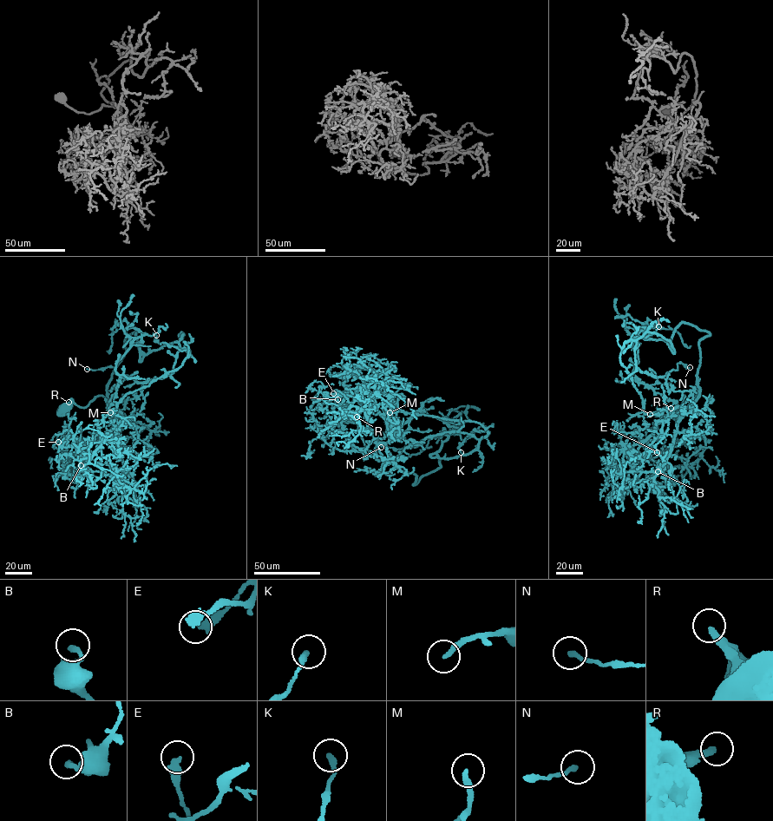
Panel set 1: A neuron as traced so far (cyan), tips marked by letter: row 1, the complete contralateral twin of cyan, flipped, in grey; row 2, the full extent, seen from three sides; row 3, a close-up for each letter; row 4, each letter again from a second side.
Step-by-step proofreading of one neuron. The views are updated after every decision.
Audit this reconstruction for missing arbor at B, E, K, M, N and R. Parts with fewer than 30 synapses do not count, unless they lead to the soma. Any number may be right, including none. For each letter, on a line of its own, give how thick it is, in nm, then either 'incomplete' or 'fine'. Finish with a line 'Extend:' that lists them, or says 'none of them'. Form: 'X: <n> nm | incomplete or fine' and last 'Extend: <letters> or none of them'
B: 220 nm | fine
E: 360 nm | fine
K: 240 nm | fine
M: 240 nm | fine
N: 180 nm | fine
R: 360 nm | fine
Extend: none of them

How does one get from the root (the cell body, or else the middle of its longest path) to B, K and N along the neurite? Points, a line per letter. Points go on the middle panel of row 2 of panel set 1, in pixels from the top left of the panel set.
B: (347, 418), (357, 424), (376, 458), (365, 401), (344, 395), (340, 404), (337, 399)
K: (347, 418), (413, 485), (436, 454), (469, 453), (488, 432), (473, 430), (461, 452)
N: (347, 418), (413, 485), (436, 454), (479, 440), (448, 431), (381, 447)

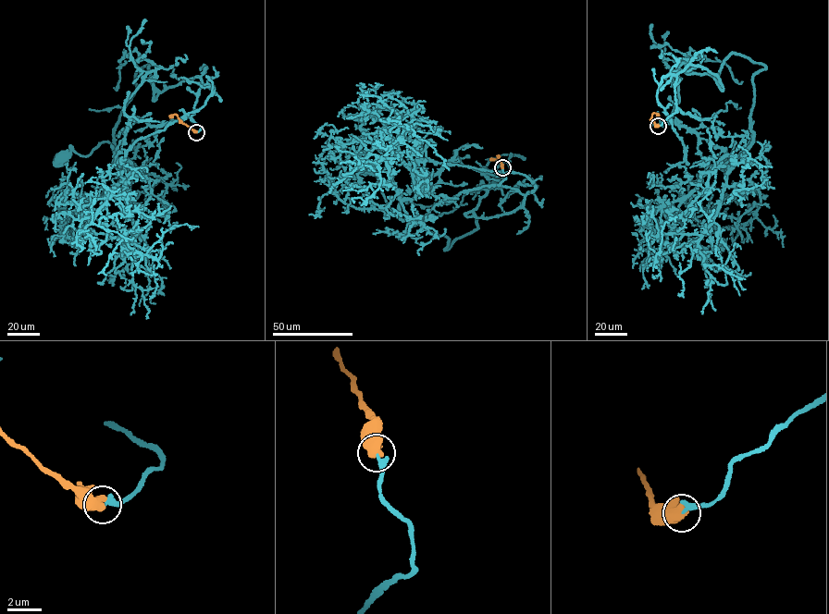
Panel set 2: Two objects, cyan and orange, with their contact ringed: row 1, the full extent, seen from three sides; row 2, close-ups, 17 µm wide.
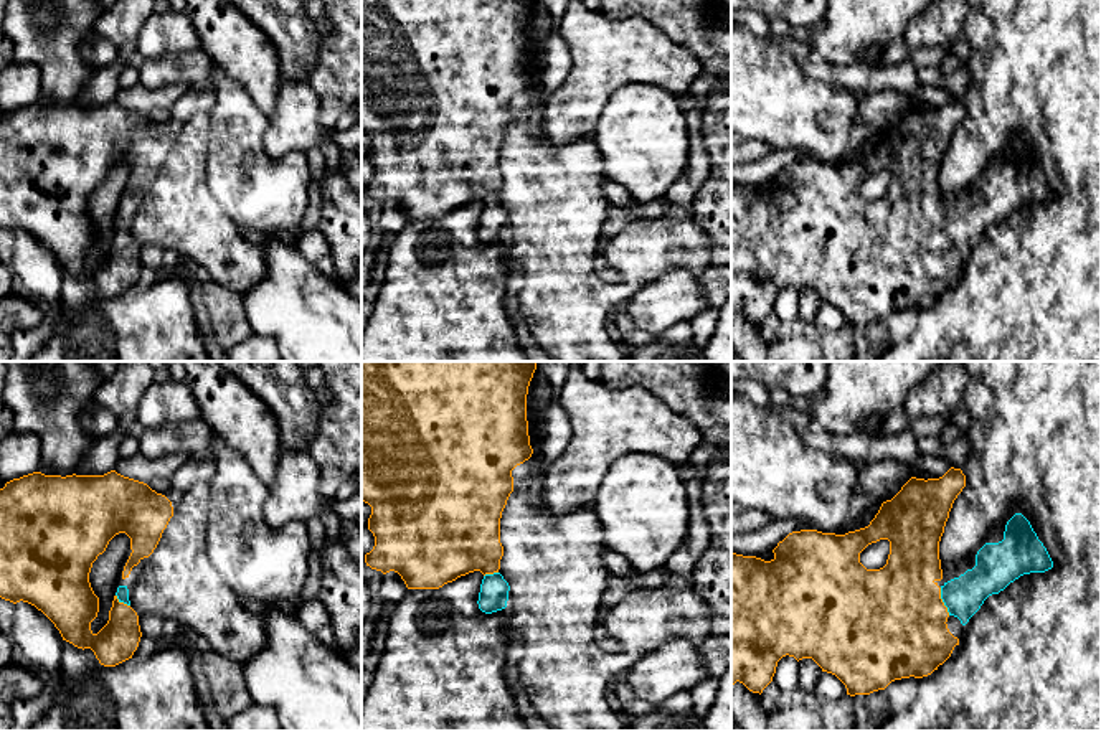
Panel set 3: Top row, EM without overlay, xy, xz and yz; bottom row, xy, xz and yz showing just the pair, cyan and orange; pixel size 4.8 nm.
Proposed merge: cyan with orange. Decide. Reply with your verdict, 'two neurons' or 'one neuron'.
one neuron

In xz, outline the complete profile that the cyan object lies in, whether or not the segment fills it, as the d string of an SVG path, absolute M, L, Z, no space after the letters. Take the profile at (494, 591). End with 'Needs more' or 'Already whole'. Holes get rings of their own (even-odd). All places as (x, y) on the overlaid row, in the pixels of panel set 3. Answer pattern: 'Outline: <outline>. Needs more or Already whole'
Outline: M361 361L361 502L371 507L368 530L375 546L365 554L365 563L383 574L395 571L408 589L439 589L474 571L484 574L479 609L492 614L507 607L510 586L499 573L503 546L500 543L500 518L513 492L512 470L533 454L527 421L527 394L536 370L536 361Z. Needs more

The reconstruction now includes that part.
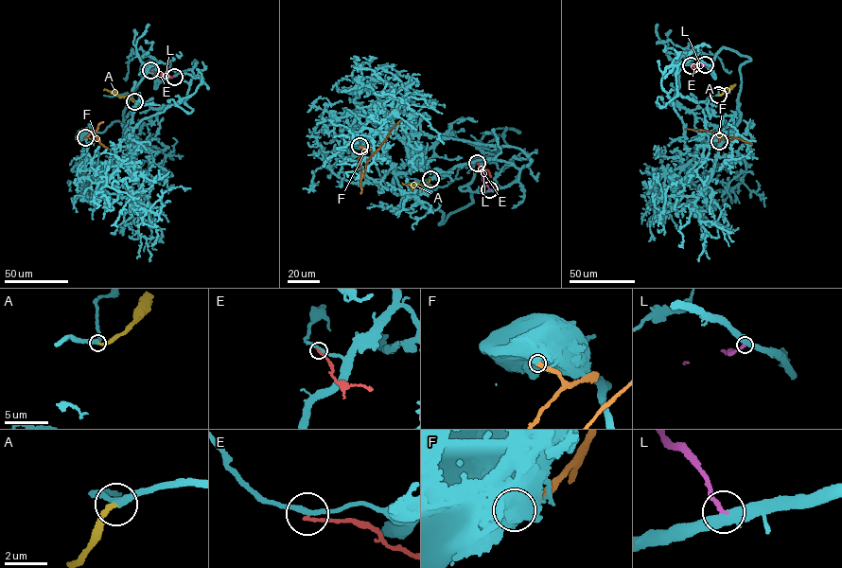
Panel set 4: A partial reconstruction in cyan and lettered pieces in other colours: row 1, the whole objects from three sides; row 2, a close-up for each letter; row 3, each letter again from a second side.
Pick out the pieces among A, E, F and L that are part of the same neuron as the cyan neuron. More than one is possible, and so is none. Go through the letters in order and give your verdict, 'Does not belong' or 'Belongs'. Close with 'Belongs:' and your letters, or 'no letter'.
A: Belongs
E: Does not belong
F: Does not belong
L: Does not belong
Belongs: A

